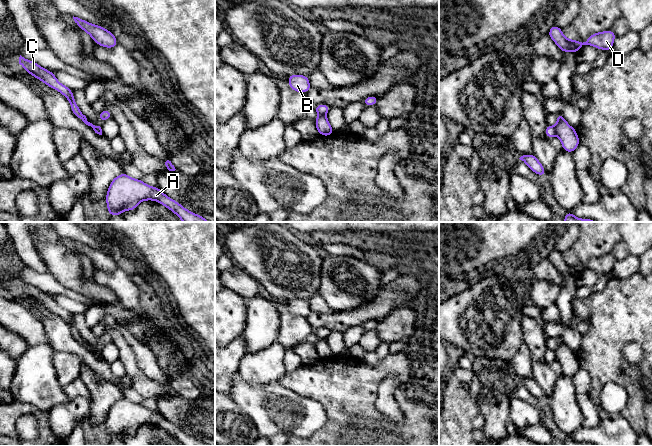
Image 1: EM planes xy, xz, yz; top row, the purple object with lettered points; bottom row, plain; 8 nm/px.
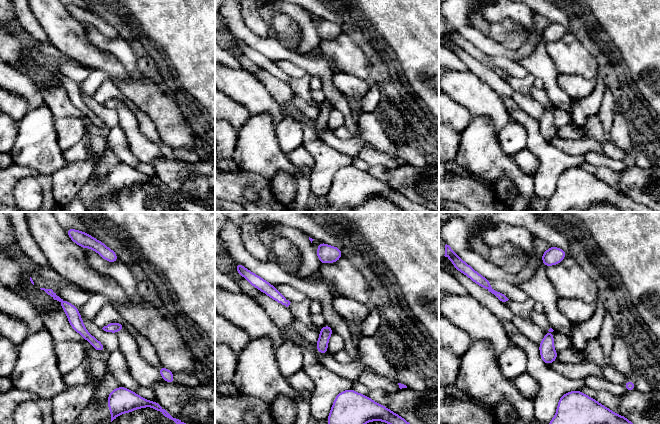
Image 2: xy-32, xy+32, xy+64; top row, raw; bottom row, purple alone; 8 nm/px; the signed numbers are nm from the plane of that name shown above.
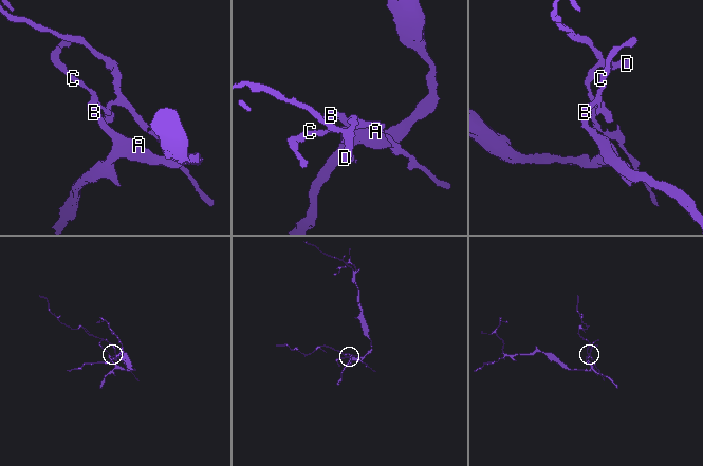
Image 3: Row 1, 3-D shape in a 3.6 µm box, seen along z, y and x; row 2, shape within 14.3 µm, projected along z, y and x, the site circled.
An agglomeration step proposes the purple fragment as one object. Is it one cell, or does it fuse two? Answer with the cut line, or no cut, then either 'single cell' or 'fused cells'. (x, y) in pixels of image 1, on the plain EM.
cut xz (319, 338), (325, 339); fused cells

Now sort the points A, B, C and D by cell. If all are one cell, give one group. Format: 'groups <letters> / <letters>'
groups A B C / D

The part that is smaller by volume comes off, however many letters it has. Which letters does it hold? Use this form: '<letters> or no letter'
D

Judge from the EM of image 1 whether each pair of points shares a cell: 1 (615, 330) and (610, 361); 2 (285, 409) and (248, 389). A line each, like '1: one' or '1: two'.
1: one
2: one

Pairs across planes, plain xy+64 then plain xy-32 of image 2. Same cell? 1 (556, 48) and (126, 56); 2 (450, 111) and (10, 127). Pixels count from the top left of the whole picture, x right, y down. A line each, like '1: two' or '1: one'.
1: one
2: two

